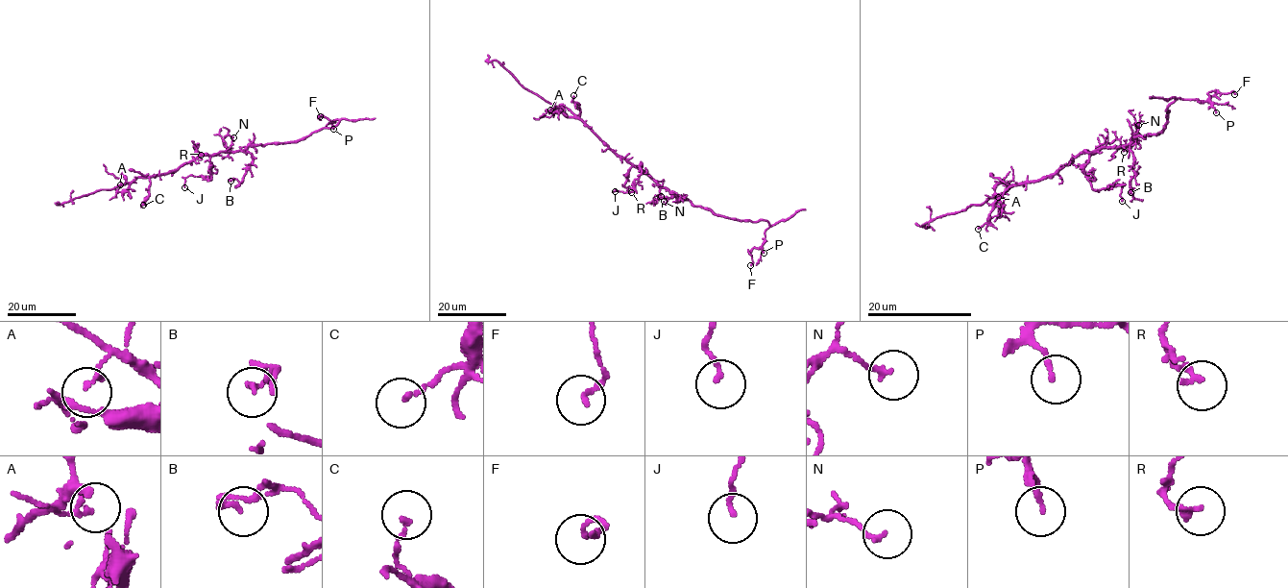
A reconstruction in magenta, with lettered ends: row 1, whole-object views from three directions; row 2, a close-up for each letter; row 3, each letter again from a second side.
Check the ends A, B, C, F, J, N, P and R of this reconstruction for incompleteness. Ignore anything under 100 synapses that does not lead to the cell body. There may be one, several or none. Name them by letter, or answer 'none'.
none

